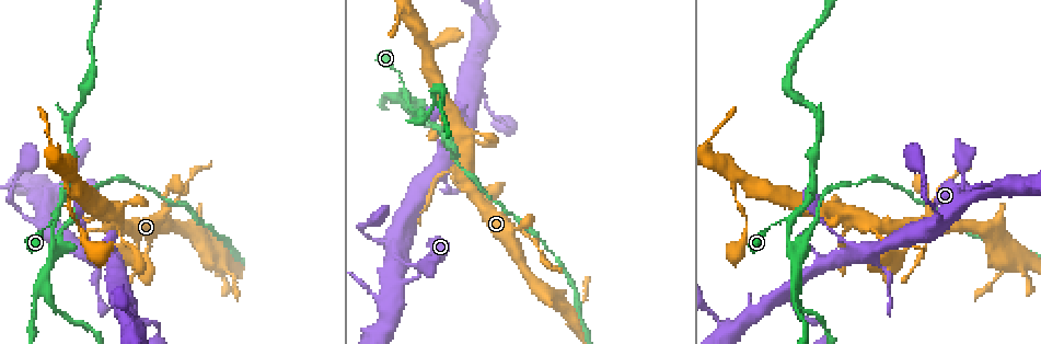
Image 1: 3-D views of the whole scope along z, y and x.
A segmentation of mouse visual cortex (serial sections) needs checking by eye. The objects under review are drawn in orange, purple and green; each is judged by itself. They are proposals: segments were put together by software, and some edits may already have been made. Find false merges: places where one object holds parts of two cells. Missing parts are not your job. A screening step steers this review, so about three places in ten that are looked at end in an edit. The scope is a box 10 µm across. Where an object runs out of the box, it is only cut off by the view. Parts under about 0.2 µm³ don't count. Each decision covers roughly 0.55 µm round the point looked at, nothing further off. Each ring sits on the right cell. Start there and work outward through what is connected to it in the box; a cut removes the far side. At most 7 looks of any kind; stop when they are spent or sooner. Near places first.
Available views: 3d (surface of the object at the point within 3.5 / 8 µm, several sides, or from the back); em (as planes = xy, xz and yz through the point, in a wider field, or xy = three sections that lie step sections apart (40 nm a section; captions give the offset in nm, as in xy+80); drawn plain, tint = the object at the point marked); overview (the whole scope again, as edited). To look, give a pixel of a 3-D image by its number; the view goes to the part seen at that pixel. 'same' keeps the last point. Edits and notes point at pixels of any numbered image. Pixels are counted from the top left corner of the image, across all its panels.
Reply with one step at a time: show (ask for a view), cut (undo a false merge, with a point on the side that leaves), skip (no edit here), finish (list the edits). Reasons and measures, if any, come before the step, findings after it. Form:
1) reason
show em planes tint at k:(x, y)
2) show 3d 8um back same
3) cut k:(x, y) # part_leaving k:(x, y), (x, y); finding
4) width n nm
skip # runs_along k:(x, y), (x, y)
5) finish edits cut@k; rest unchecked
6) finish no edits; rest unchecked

arms part here
show 3d 3.5um at 1:(794, 285)

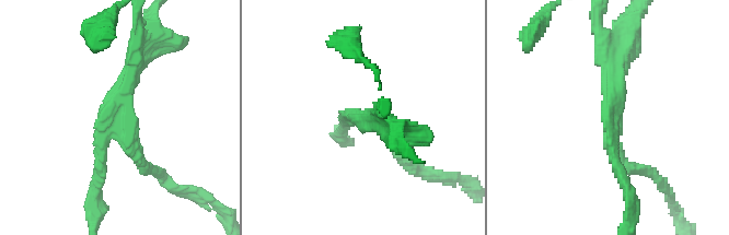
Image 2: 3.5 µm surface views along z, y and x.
arms 3; arm_widths 150, 200, 250 nm
show em xy step 1 tint at 2:(124, 119)

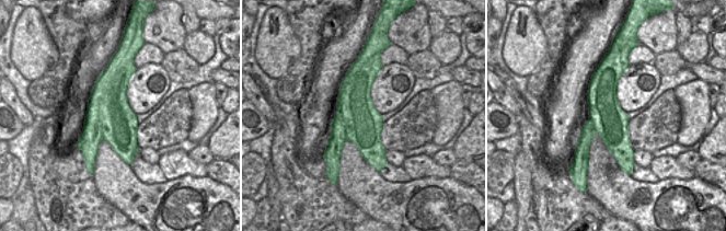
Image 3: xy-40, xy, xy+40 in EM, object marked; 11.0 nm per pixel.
cut 2:(426, 136) # part_leaving 2:(390, 120), (396, 148), (424, 165); a second cell is stuck on

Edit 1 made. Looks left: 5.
thick turns thin
show 3d 3.5um at 1:(405, 89)

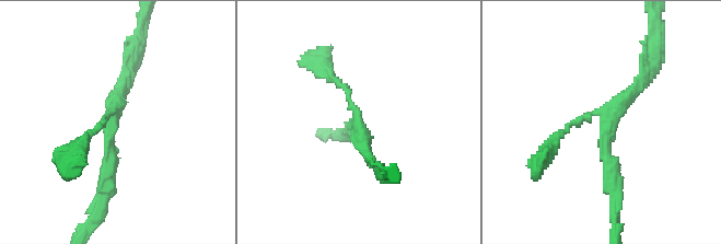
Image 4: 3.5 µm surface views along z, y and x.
shape alone is not enough
show em xy step 5 tint at 4:(112, 109)

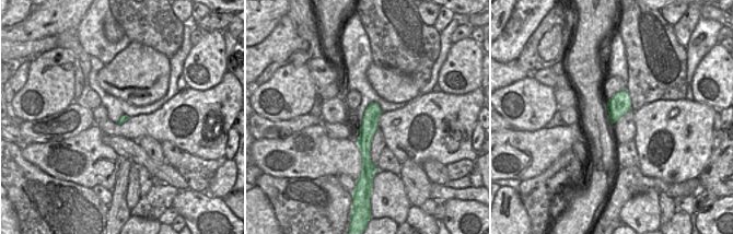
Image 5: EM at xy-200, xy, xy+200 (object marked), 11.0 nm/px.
skip # runs_along 4:(554, 141), (570, 124), (627, 97), (652, 64); all the same cell

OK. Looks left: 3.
sharp bend
show 3d 3.5um at 1:(131, 257)

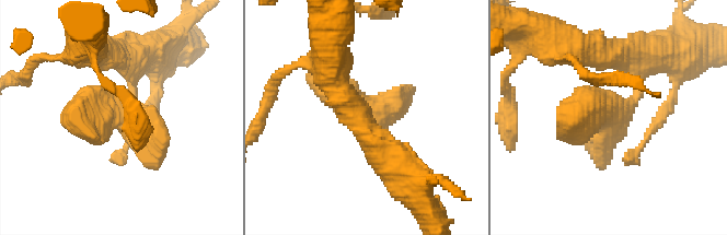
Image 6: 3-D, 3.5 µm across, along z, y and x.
show em xy step 3 tint at 6:(119, 107)

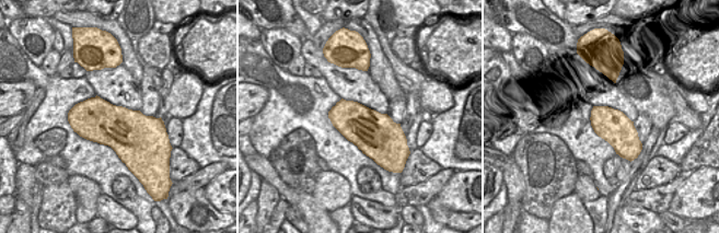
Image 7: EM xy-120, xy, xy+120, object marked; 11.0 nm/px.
cut 6:(619, 120) # part_leaving 6:(639, 93), (561, 137); two cells meet here

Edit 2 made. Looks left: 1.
finish edits cut@2, cut@6; rest unchecked

